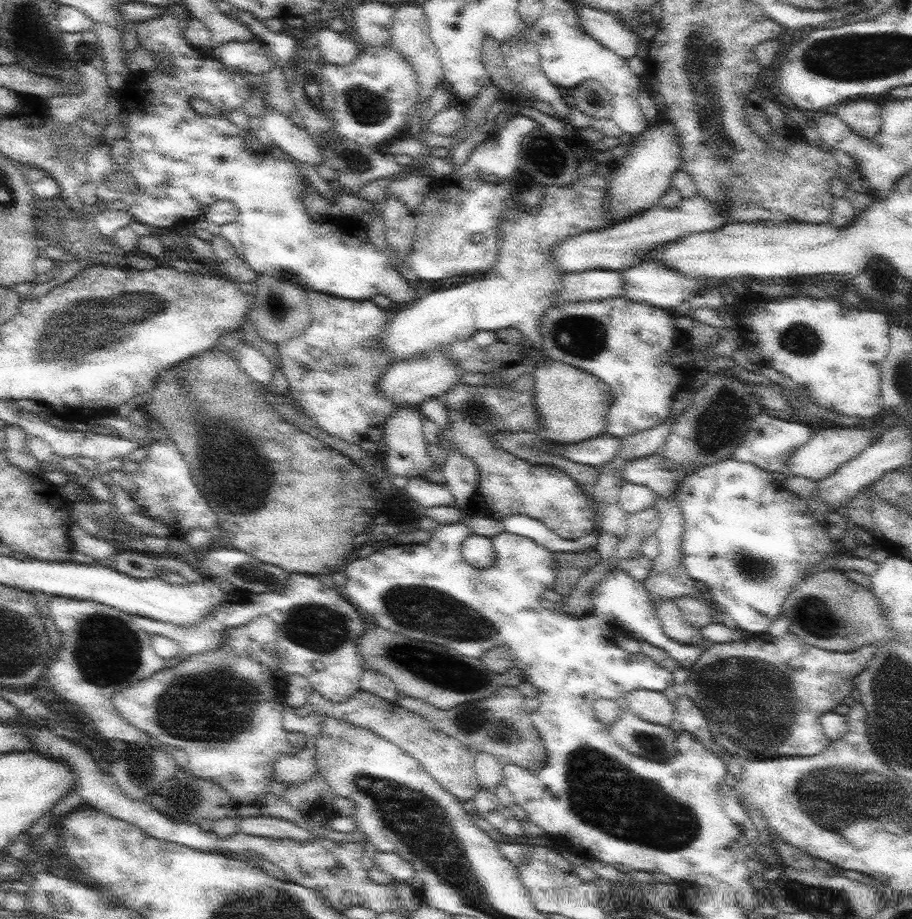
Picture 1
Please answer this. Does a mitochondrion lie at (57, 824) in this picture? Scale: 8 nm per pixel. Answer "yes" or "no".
no

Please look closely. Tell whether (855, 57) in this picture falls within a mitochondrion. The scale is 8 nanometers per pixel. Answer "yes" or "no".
yes

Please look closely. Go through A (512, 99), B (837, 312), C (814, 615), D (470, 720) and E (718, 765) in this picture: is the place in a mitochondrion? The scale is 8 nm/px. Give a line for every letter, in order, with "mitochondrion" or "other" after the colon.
A: other
B: other
C: mitochondrion
D: mitochondrion
E: other

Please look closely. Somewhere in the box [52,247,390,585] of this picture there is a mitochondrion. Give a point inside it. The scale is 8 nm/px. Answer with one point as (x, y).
(238, 496)

